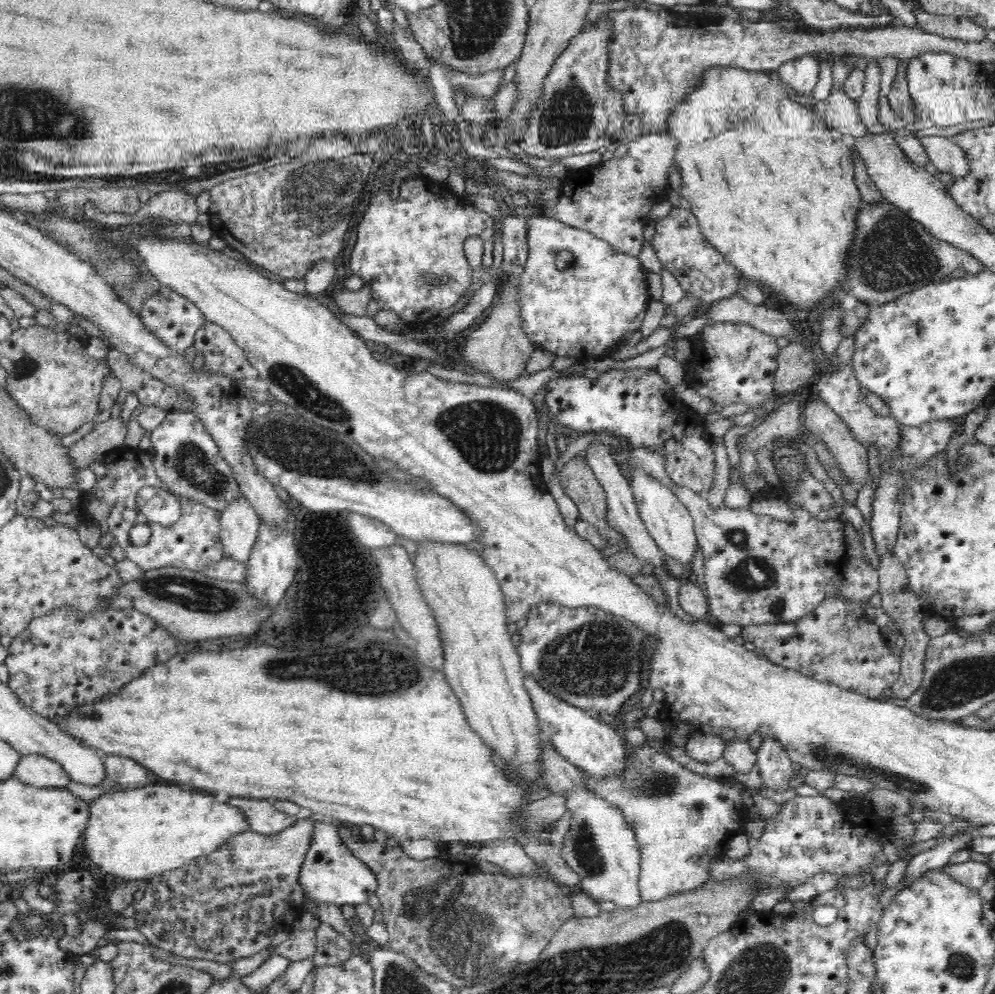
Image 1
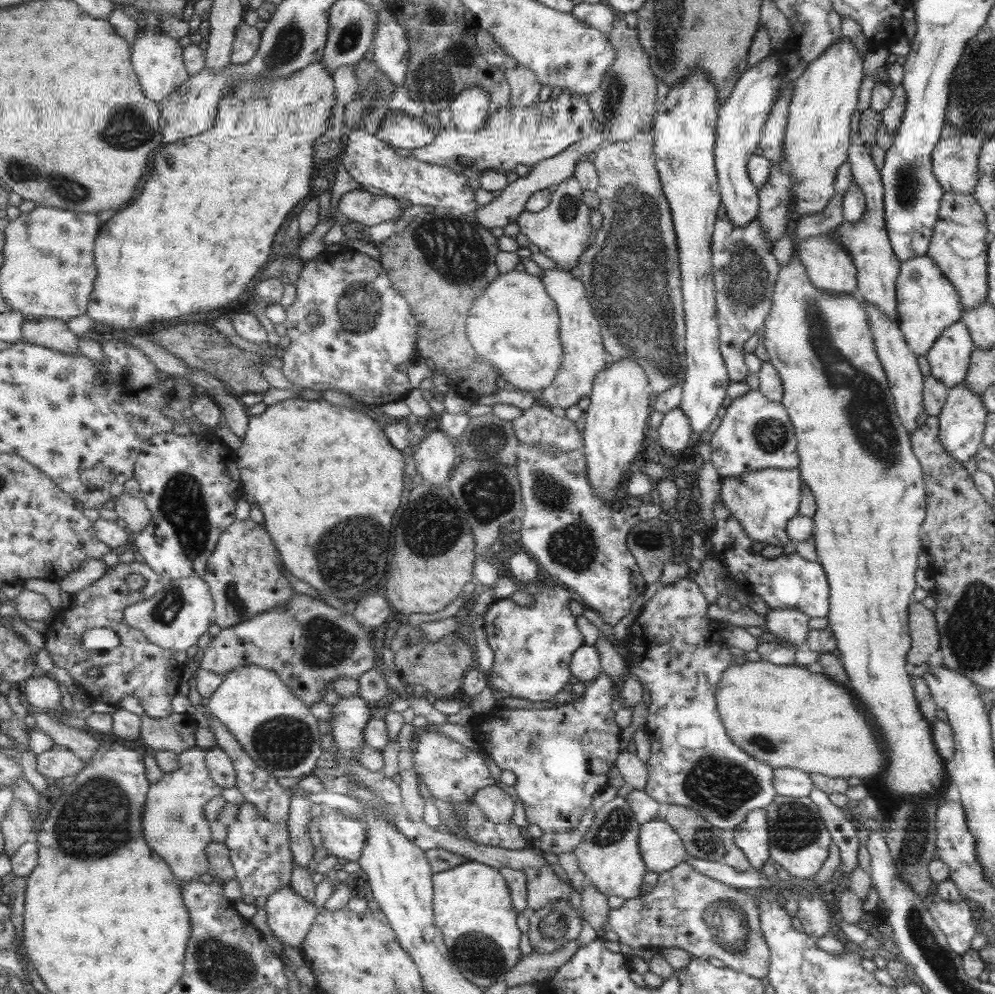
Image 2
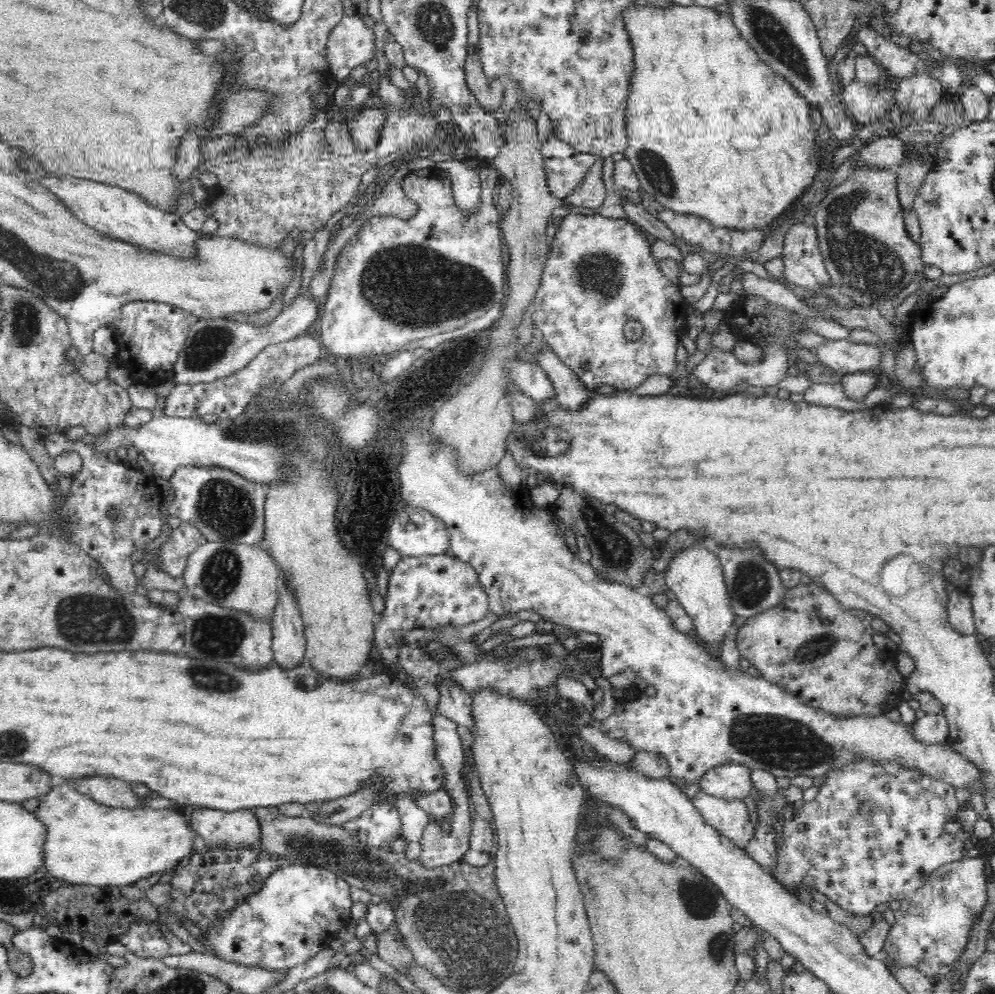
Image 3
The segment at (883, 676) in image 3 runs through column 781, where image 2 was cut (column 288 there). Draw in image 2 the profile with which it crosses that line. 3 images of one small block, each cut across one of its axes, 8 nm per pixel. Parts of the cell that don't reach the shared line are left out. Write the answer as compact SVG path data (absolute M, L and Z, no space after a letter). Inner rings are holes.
M297 593L286 606L263 612L235 627L221 628L205 648L201 668L223 676L247 665L274 670L311 706L323 701L322 690L331 688L331 681L342 676L358 680L361 674L376 668L376 650L370 646L374 640L369 629L360 625L353 613Z

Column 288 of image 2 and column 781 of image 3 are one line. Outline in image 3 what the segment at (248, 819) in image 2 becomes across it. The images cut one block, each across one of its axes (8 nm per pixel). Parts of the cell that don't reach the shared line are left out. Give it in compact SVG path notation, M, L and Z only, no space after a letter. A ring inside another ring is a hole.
M864 761L848 765L844 770L832 770L826 777L824 784L820 786L820 790L814 799L805 802L802 808L795 811L792 820L782 820L776 858L772 870L768 870L768 872L791 893L797 890L806 890L806 892L812 893L812 890L815 890L818 894L823 894L829 901L834 902L842 910L849 912L851 916L858 918L871 916L878 904L905 899L909 894L919 889L926 882L930 873L934 872L939 866L965 857L968 847L973 842L973 837L958 822L959 804L954 792L956 790L953 789L953 786L945 782L930 778L916 770L905 769L900 765L894 766L887 764L887 762L872 764Z

